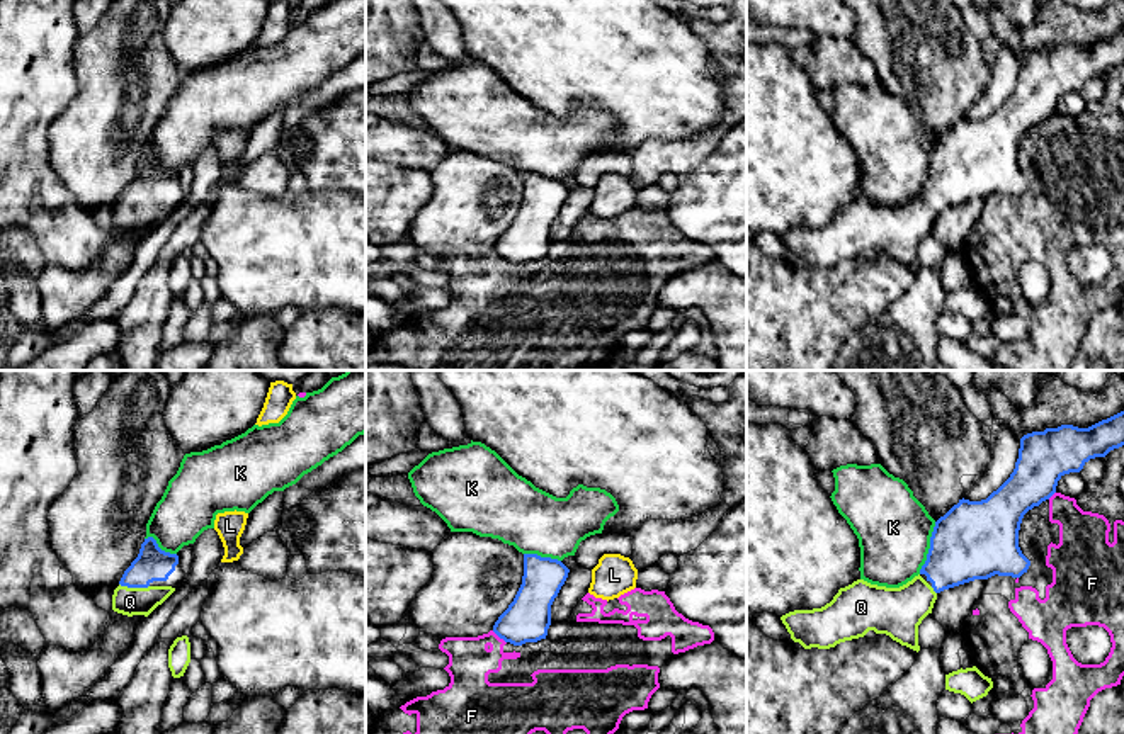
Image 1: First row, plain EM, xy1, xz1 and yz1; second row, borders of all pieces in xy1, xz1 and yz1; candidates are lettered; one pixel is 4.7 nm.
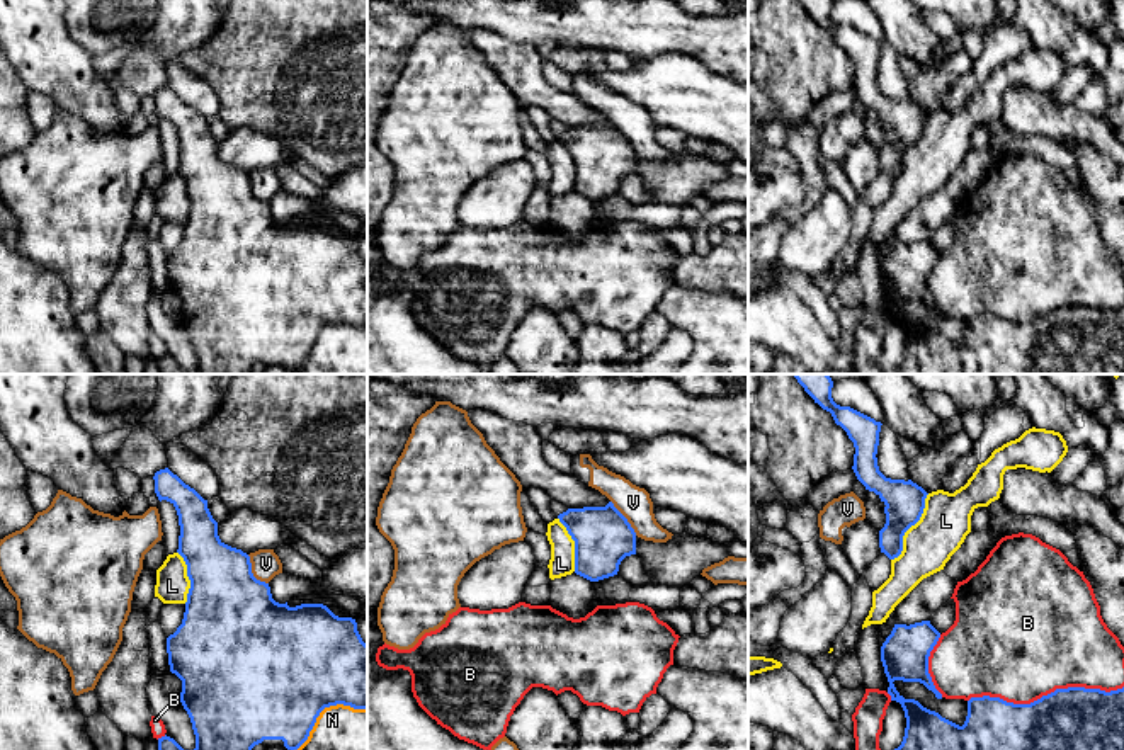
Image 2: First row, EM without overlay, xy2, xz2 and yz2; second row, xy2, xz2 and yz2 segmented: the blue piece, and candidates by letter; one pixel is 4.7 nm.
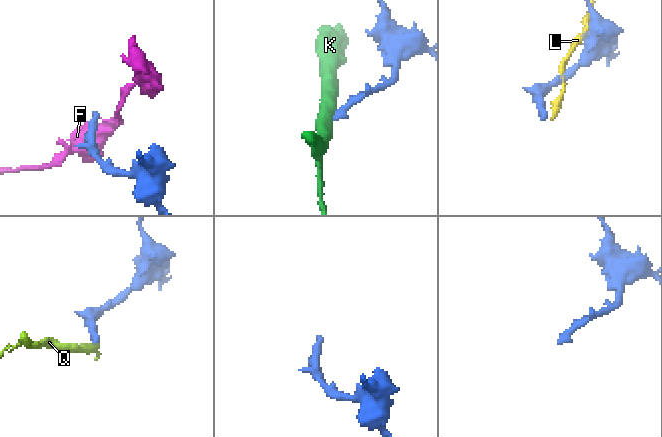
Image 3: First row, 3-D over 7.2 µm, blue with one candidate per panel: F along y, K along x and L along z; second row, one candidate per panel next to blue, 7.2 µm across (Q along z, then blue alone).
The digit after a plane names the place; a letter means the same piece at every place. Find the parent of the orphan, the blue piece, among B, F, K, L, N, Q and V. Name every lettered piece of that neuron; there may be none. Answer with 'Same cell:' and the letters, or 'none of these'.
Same cell: Q

